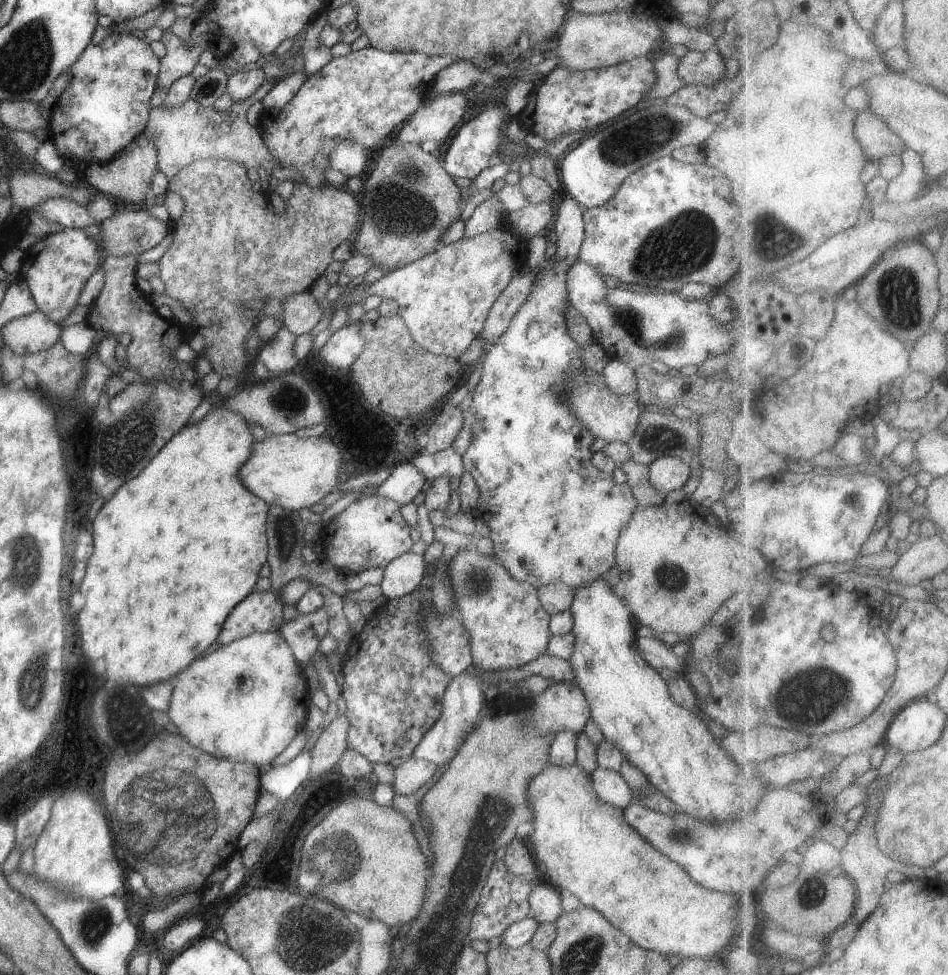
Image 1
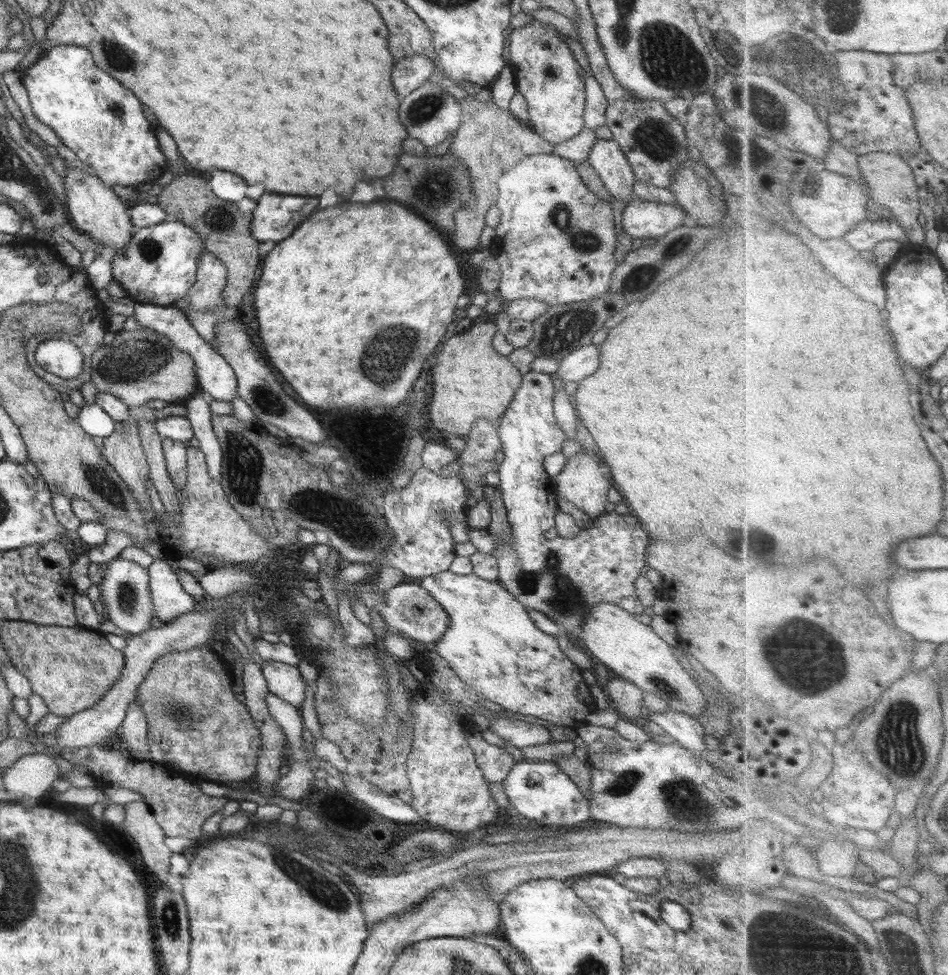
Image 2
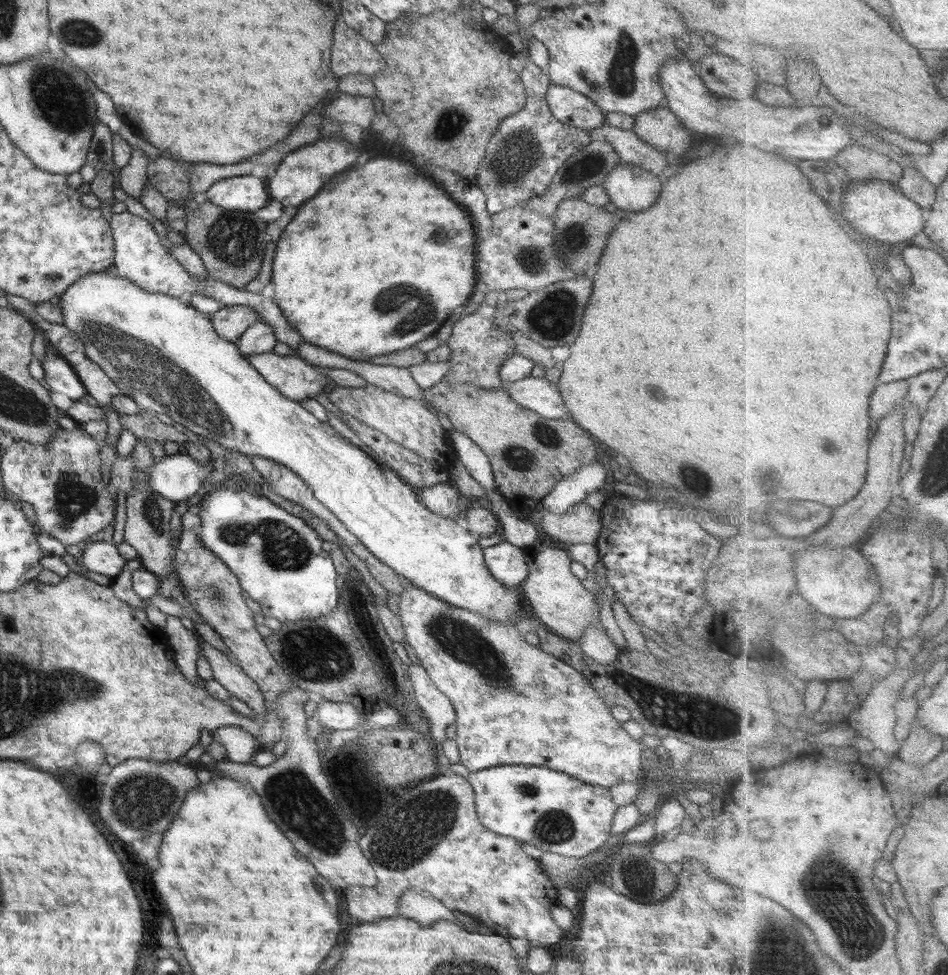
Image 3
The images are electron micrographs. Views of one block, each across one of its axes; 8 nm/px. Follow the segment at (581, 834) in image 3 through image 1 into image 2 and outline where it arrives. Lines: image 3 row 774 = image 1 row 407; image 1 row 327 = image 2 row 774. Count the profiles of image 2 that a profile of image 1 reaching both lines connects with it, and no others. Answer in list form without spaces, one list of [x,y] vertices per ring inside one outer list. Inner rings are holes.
[[[519,761],[502,782],[508,802],[523,818],[538,820],[546,826],[576,826],[591,818],[589,799],[578,785],[553,762]]]

